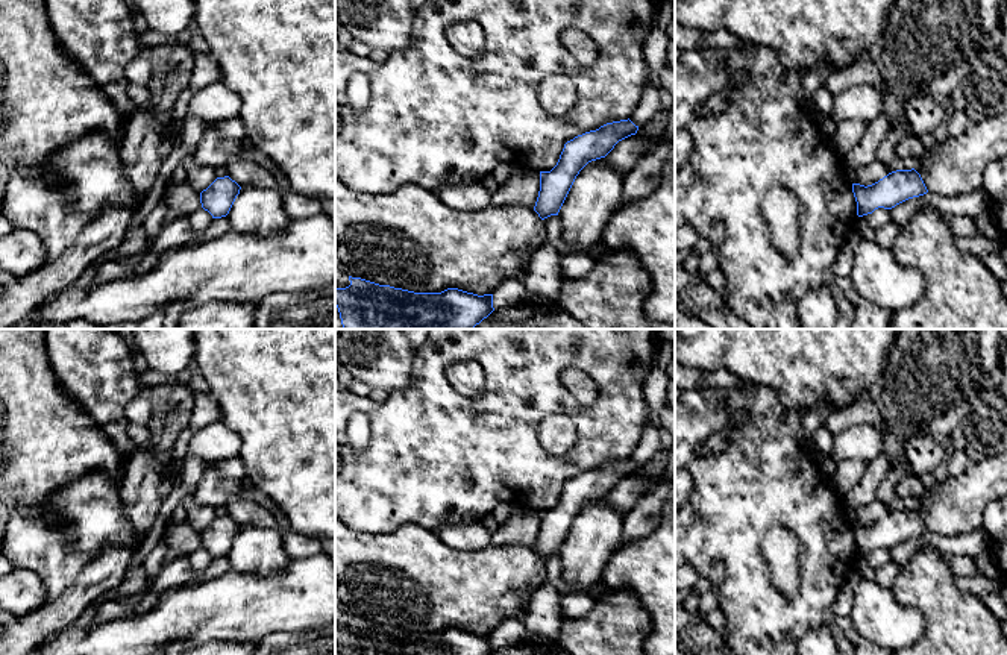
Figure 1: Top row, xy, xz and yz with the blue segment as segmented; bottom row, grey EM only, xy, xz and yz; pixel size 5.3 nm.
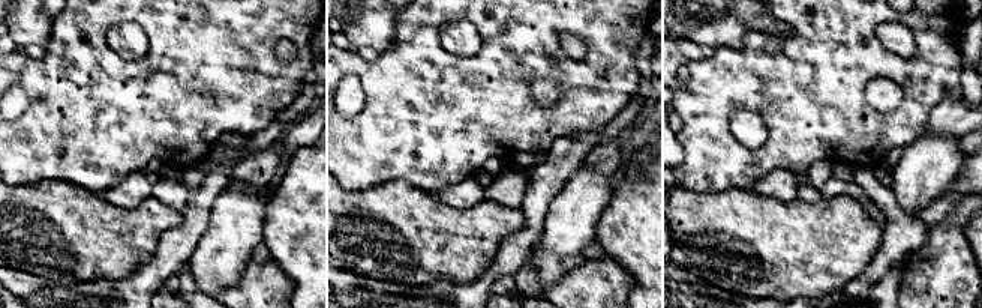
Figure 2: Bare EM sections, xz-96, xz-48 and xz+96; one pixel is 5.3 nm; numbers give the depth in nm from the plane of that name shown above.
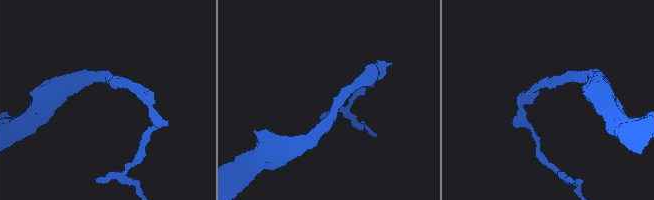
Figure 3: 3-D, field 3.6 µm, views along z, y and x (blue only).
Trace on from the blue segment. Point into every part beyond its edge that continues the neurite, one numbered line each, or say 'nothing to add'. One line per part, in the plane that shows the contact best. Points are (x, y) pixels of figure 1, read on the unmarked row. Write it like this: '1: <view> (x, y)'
nothing to add

